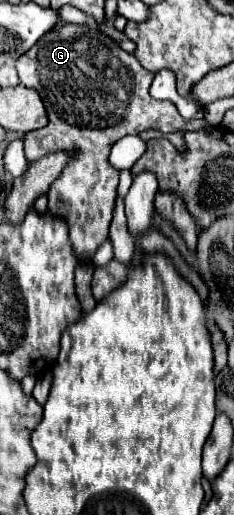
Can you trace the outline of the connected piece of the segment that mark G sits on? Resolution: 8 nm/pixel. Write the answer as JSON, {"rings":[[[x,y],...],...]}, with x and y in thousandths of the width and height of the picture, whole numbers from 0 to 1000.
{"rings":[[[402,45],[376,49],[248,49],[248,56],[222,56],[128,95],[128,103],[103,103],[68,118],[68,134],[85,146],[85,161],[154,173],[162,184],[188,196],[188,208],[205,216],[205,243],[128,254],[103,266],[103,293],[120,317],[162,313],[188,301],[214,297],[325,297],[316,313],[282,320],[282,332],[256,336],[256,344],[214,359],[205,371],[205,410],[265,421],[291,433],[291,452],[308,468],[316,495],[350,511],[393,511],[402,491],[453,468],[462,460],[462,441],[479,429],[479,410],[487,410],[487,390],[496,390],[496,363],[504,363],[504,328],[462,313],[479,282],[521,270],[530,262],[590,262],[598,254],[624,250],[675,250],[692,258],[803,258],[863,250],[872,258],[897,258],[897,250],[923,250],[923,243],[889,239],[880,231],[786,231],[752,204],[726,196],[667,196],[632,184],[632,169],[658,153],[650,142],[598,130],[573,107],[521,99],[462,68],[427,64]]]}

